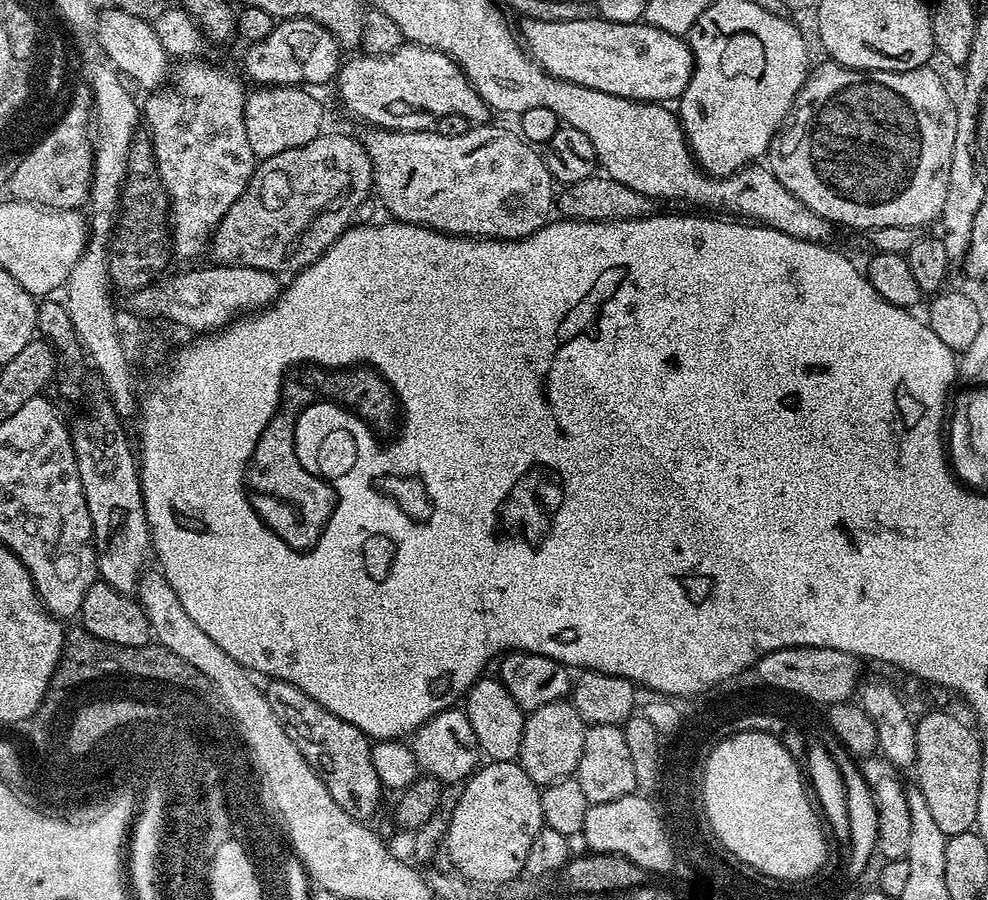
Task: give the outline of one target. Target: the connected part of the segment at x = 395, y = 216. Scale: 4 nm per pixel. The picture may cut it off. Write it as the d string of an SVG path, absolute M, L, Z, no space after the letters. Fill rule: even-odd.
M485 122L473 126L470 130L466 130L466 134L454 134L447 136L435 130L427 132L399 132L398 130L390 130L389 128L369 127L368 133L362 136L362 143L366 154L370 154L372 159L372 180L374 183L374 192L382 203L388 207L388 212L393 221L401 224L421 224L423 228L432 228L436 232L445 232L447 236L470 236L482 240L521 240L530 234L537 232L539 228L543 228L549 223L550 217L554 212L554 192L552 196L552 188L554 189L554 181L550 170L546 166L543 155L533 145L529 144L519 131L508 128L499 128L493 122Z

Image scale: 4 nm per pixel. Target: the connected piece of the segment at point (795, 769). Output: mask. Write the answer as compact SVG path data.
M740 732L726 737L708 753L704 764L703 791L708 825L730 854L744 856L744 860L756 870L782 881L808 879L825 867L828 847L824 841L821 817L810 799L801 765L775 735Z

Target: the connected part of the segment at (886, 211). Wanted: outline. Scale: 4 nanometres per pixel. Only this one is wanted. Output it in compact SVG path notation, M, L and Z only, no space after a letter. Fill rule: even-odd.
M824 62L821 68L811 69L808 81L796 95L795 105L790 119L782 131L773 140L766 153L767 167L814 214L832 221L833 225L845 224L848 228L871 230L878 226L928 226L930 222L939 221L942 206L946 206L946 190L950 186L950 162L954 158L954 126L956 125L956 107L952 104L949 85L932 69L932 66L906 70L905 72L863 72L847 68L841 64Z

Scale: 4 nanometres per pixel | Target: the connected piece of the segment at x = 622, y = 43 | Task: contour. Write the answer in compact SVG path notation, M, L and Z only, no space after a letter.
M524 18L519 22L519 35L533 60L537 60L554 78L562 78L578 86L590 86L590 90L602 90L627 100L676 102L692 77L692 52L688 49L687 39L655 28L652 24L611 24L603 18L574 22L542 22Z

